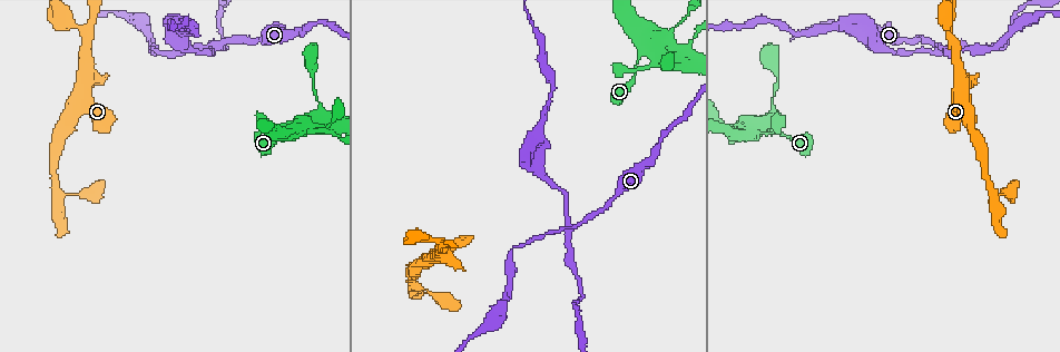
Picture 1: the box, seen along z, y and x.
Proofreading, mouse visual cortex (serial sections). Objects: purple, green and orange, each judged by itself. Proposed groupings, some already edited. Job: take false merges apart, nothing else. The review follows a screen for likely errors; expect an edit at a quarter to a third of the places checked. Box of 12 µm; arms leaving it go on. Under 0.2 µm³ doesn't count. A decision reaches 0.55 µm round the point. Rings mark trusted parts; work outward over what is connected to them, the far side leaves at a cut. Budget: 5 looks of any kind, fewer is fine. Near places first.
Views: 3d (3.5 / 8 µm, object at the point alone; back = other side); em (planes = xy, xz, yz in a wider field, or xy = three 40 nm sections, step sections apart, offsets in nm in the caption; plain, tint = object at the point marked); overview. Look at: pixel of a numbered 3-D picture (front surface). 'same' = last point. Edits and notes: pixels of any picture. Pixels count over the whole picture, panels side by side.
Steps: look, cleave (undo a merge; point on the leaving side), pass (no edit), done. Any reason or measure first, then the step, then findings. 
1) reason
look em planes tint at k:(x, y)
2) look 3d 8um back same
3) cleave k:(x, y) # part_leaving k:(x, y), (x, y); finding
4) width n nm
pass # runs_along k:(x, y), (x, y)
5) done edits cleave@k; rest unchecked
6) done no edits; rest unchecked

sharp bend
look 3d 3.5um at 1:(931, 42)

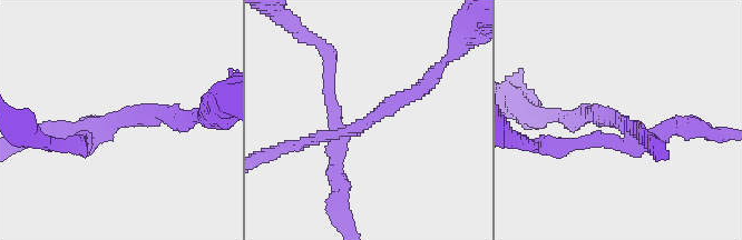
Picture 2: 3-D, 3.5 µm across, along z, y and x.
look em planes tint at 2:(106, 125)

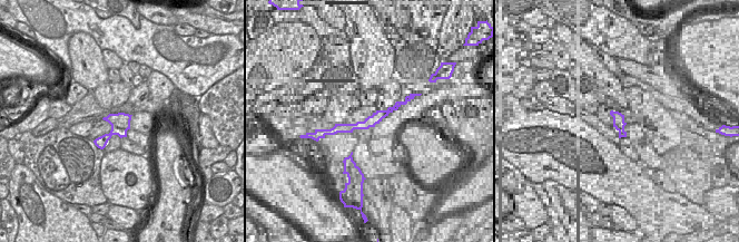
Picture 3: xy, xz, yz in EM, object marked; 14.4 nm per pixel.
width 280 nm
cleave 2:(672, 131) # part_leaving 2:(631, 138), (628, 144), (534, 144); two cells meet here

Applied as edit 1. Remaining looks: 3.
sharp bend
look 3d 3.5um at 1:(770, 122)

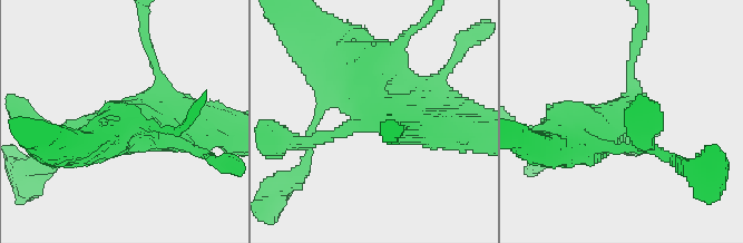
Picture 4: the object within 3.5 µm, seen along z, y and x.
now the EM
look em xy step 5 tint at 4:(620, 117)

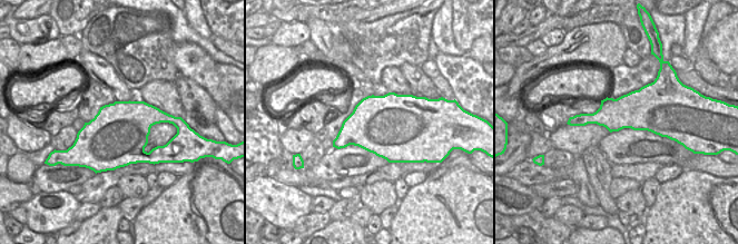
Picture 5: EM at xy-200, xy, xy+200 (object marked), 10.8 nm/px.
pass # runs_along 4:(306, 143), (372, 117), (341, 66); continuous, no second cell

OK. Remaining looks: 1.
done edits cleave@2; rest unchecked

